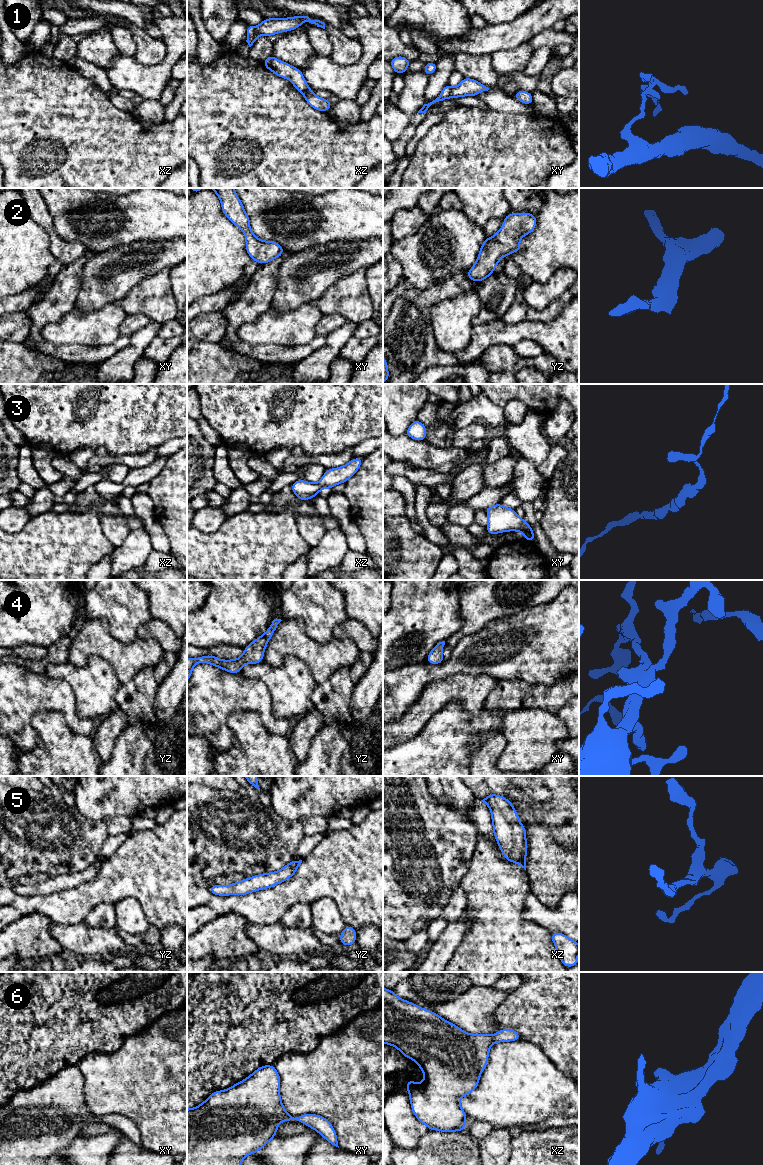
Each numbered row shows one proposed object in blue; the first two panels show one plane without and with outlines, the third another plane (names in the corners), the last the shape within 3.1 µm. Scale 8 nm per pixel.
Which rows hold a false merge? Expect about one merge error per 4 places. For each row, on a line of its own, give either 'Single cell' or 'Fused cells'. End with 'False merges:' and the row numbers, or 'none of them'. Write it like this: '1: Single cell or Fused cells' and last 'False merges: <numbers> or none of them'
1: Fused cells
2: Single cell
3: Single cell
4: Single cell
5: Single cell
6: Single cell
False merges: 1

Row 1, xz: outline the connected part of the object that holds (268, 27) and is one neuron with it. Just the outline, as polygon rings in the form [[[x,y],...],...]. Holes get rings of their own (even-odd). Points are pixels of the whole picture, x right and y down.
[[[296,16],[282,19],[263,19],[262,23],[255,28],[255,36],[253,38],[247,38],[246,42],[249,47],[251,47],[259,35],[268,37],[280,32],[291,31],[299,28],[302,22],[309,22],[313,26],[325,29],[324,22],[320,20],[311,20],[308,16]]]

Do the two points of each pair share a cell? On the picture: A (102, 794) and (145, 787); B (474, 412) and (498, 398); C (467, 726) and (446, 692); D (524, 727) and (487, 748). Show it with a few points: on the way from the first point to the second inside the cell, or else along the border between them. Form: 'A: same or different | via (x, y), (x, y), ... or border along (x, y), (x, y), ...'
A: same | via (113, 787), (134, 787)
B: different | border along (484, 394), (502, 408)
C: different | border along (470, 714), (458, 701), (450, 700), (433, 715)
D: different | border along (501, 732), (505, 739), (505, 746), (496, 760)

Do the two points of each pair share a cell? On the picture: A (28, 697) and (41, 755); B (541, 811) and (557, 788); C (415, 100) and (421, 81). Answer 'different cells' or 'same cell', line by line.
A: different cells
B: same cell
C: same cell

